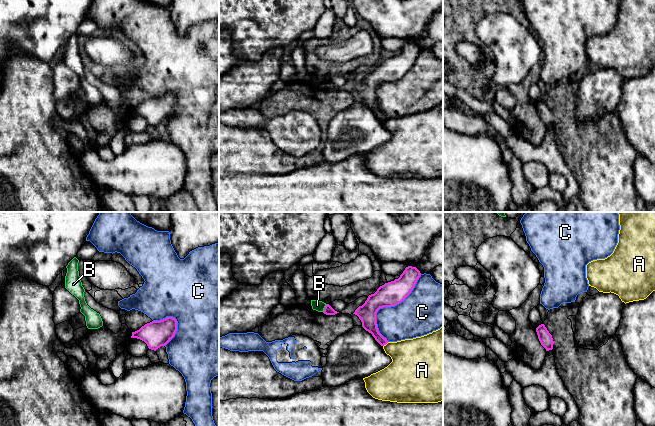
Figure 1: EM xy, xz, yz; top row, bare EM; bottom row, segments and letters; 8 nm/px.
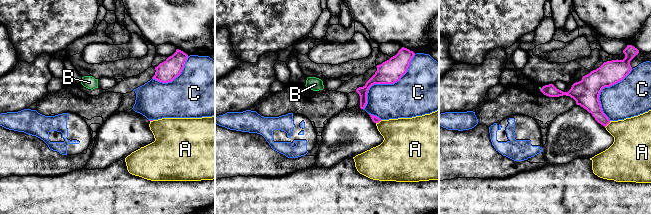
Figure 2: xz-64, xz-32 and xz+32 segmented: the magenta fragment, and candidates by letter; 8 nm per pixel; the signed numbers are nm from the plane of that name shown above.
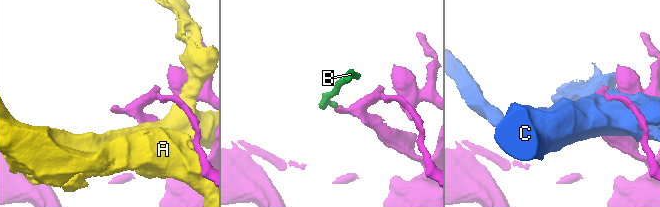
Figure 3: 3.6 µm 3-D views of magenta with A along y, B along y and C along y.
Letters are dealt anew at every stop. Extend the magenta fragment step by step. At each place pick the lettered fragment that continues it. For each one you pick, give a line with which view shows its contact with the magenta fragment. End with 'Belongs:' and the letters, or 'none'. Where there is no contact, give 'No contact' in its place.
Belongs: none

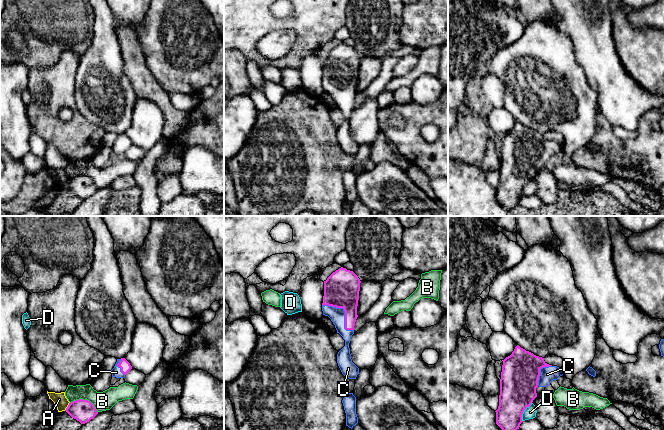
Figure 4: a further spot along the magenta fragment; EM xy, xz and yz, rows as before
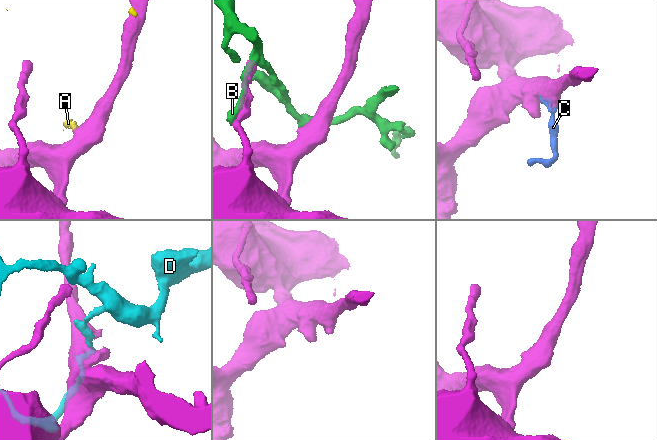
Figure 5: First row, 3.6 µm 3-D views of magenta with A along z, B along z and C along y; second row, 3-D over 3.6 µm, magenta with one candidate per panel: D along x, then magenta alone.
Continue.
C: Touches magenta in xz
Belongs: C

